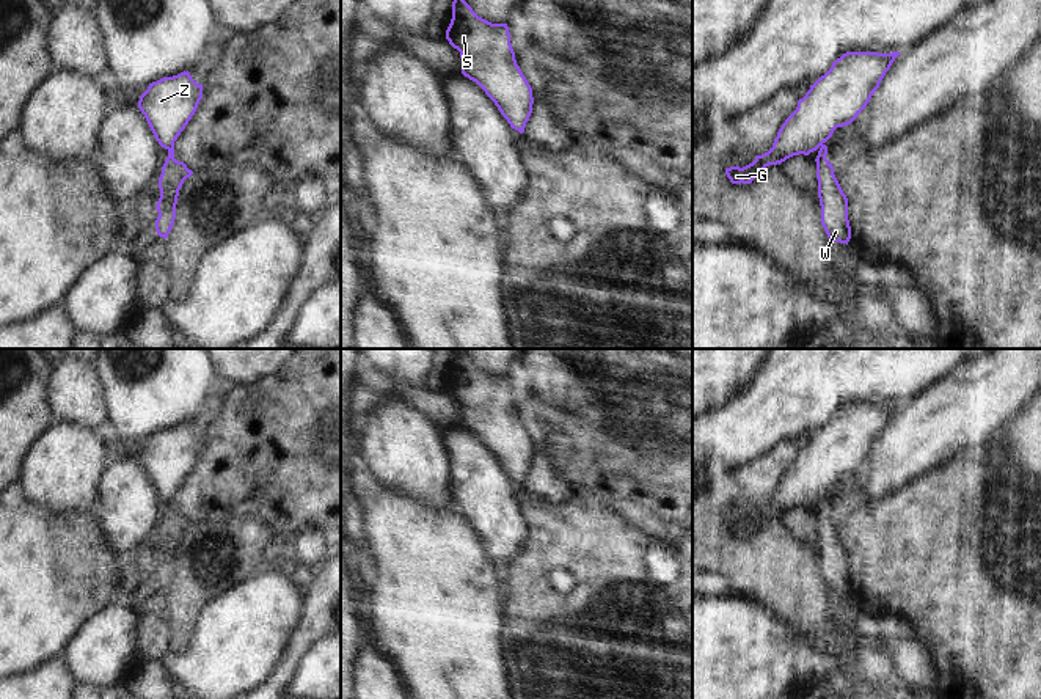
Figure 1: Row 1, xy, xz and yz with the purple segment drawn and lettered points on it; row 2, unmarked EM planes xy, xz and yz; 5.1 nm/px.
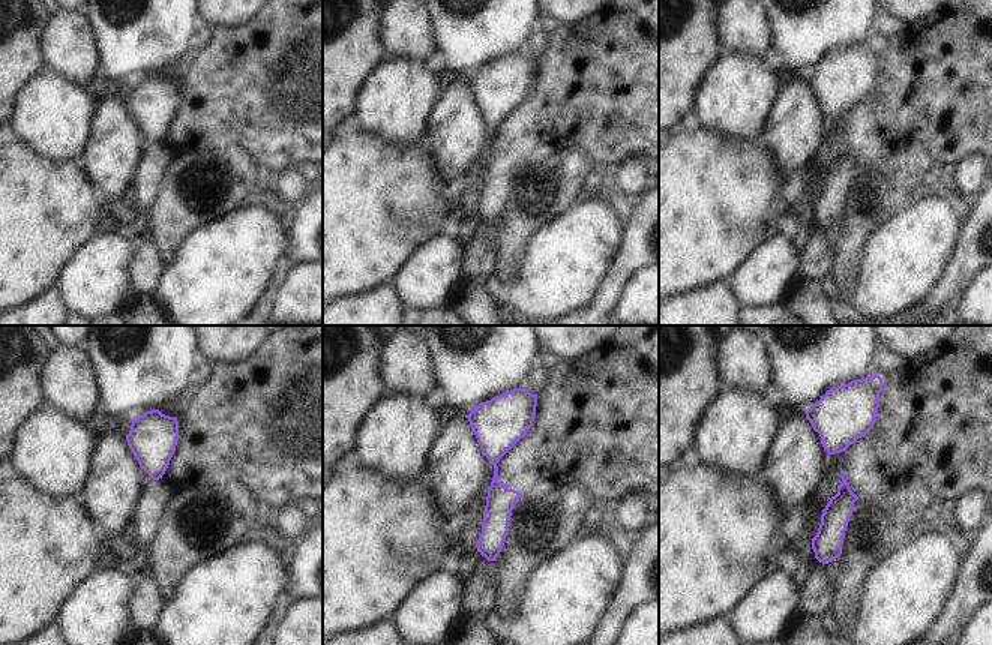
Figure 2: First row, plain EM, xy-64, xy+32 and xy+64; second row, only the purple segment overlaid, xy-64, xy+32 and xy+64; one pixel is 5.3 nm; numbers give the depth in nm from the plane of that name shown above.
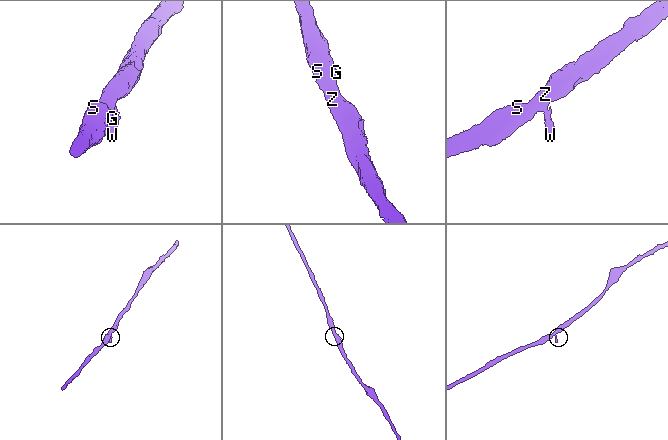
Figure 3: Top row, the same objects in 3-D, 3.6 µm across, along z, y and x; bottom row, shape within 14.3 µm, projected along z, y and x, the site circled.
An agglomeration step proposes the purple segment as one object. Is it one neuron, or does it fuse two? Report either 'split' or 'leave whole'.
split

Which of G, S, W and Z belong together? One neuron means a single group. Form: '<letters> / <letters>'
G S Z / W

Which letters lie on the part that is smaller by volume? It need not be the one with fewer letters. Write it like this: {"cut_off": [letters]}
{"cut_off": ["W"]}

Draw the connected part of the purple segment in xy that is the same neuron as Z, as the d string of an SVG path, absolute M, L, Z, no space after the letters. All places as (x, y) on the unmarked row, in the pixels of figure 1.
M184 423L149 435L140 448L138 460L159 496L170 501L195 467L201 451L203 435L196 435L190 424Z

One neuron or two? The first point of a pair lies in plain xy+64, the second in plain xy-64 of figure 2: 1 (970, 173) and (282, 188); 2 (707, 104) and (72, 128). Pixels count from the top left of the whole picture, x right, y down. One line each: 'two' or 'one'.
1: one
2: one

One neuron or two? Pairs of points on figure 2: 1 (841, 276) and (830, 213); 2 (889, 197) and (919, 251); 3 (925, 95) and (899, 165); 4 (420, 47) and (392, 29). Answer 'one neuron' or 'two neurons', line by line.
1: two neurons
2: two neurons
3: two neurons
4: one neuron

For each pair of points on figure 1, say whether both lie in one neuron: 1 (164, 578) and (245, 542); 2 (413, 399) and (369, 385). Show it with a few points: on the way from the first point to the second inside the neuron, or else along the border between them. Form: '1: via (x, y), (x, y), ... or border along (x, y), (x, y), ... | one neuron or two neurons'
1: border along (182, 537), (178, 547), (175, 575), (165, 591) | two neurons
2: via (402, 391), (380, 388) | one neuron

